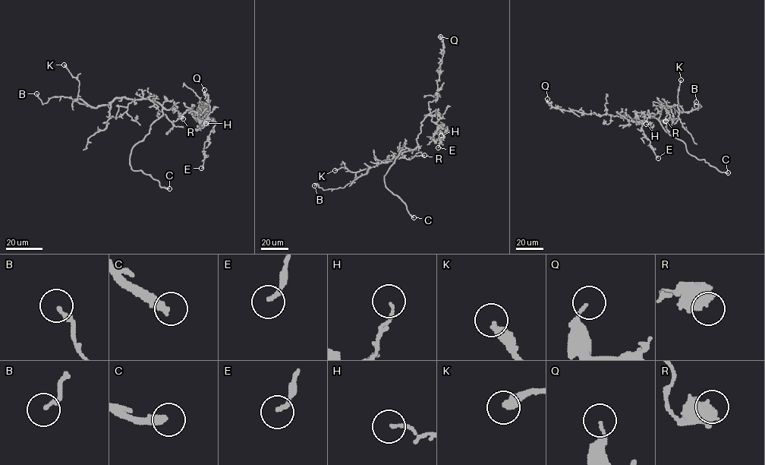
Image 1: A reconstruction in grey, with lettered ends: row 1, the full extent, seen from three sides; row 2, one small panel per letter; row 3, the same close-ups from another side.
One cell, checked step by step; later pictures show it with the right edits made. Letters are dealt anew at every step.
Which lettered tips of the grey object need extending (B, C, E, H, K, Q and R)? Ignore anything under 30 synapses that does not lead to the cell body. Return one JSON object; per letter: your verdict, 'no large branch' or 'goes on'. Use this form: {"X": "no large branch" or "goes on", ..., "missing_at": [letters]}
{"B": "no large branch", "C": "goes on", "E": "no large branch", "H": "no large branch", "K": "no large branch", "Q": "no large branch", "R": "no large branch", "missing_at": ["C"]}

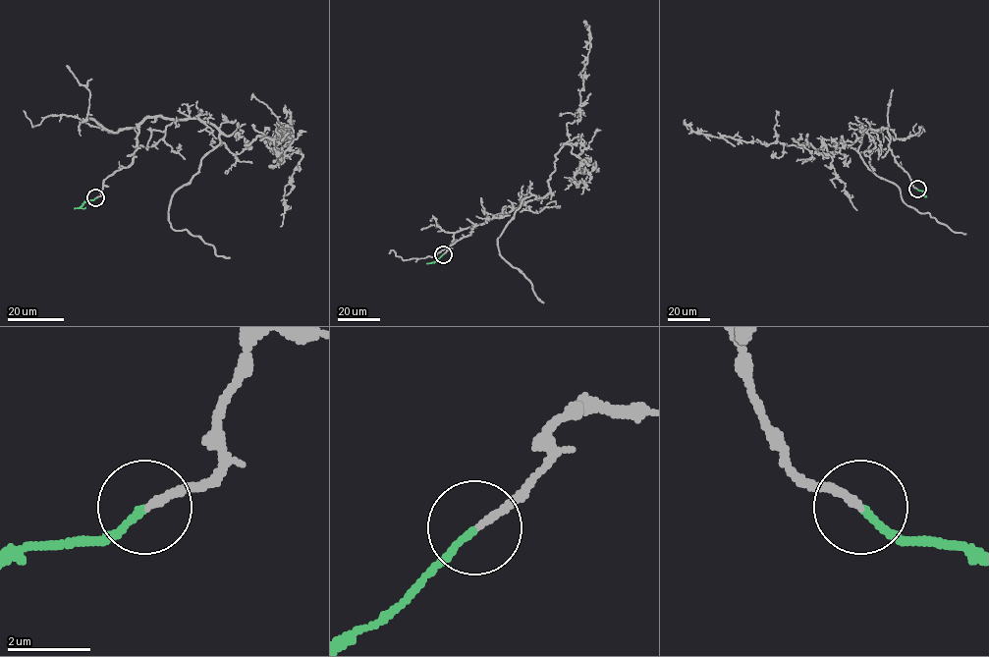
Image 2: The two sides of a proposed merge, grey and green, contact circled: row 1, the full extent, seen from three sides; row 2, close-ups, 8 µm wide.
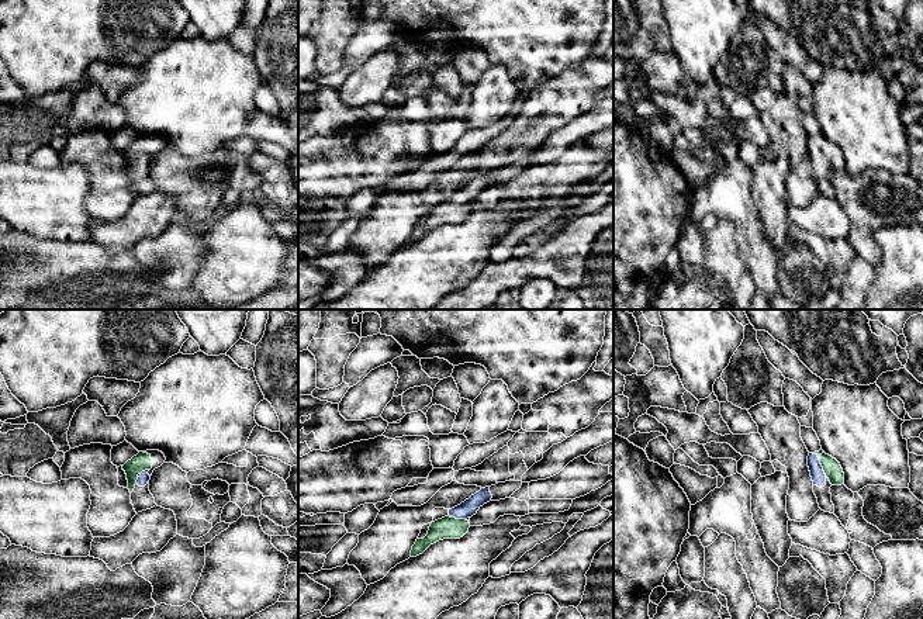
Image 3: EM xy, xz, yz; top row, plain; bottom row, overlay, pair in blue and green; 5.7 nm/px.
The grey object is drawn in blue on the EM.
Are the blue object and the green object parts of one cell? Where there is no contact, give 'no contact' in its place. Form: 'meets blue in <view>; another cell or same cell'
meets blue in yz; same cell

